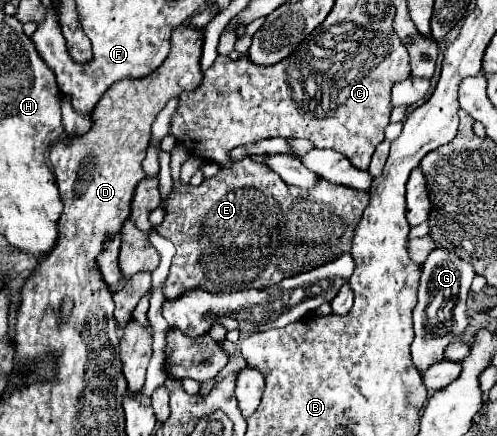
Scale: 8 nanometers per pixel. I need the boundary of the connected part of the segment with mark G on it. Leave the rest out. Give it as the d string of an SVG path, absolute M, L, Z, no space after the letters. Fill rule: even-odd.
M434 248L428 258L420 264L420 284L418 284L418 304L414 308L414 342L412 360L420 372L442 360L444 348L464 332L468 326L466 300L470 294L474 268L454 256L444 248Z

